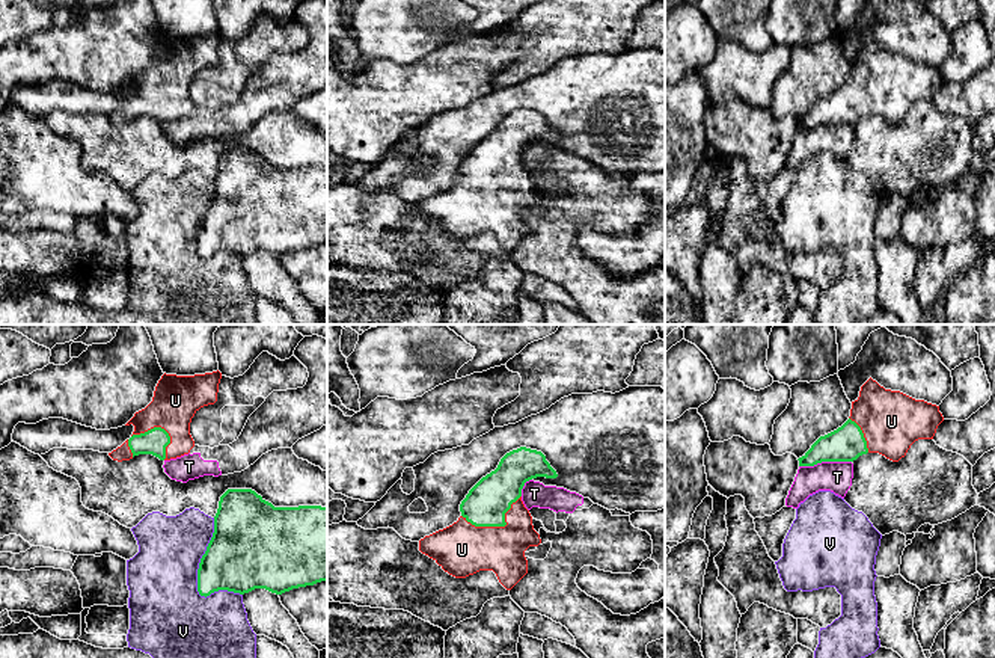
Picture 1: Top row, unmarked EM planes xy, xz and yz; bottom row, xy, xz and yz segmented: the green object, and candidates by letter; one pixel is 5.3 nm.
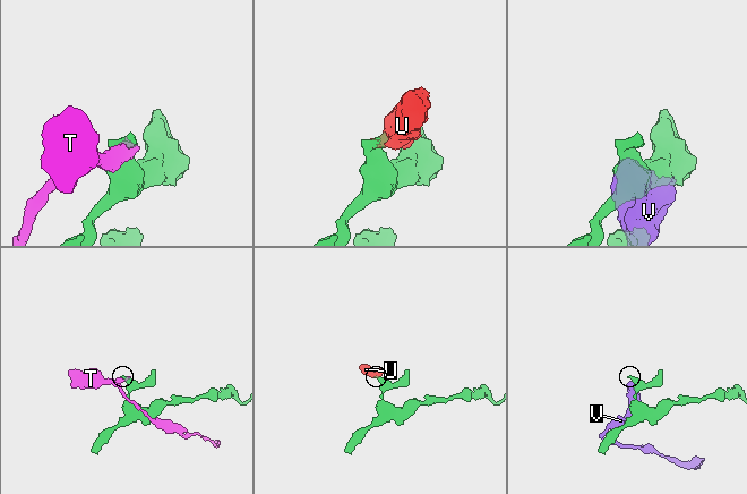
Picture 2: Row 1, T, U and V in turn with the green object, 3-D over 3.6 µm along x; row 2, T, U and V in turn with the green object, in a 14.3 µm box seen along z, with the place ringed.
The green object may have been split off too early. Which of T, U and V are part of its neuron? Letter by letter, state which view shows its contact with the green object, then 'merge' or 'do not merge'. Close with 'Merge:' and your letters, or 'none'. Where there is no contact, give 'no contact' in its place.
T: yz | do not merge
U: xz | merge
V: xy | do not merge
Merge: U

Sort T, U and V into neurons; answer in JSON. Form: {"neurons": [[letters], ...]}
{"neurons": [["T"], ["U"], ["V"]]}

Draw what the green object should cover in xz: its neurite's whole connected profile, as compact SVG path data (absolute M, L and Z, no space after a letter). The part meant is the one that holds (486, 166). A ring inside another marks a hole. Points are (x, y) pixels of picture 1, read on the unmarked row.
M520 109L507 115L498 130L482 139L461 163L458 183L421 201L419 213L455 240L493 232L499 244L511 252L528 235L525 213L541 205L532 178L522 163L525 145L537 139L558 139L541 113Z

